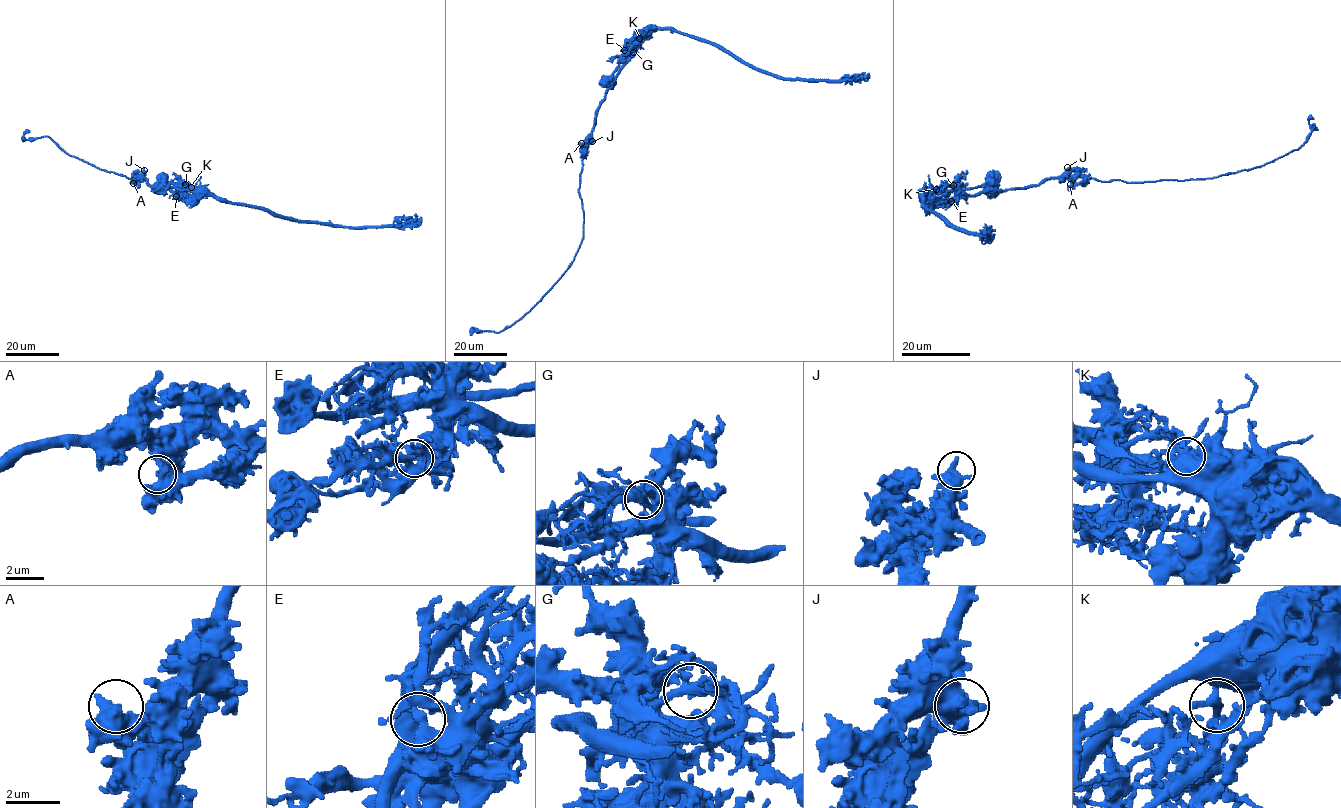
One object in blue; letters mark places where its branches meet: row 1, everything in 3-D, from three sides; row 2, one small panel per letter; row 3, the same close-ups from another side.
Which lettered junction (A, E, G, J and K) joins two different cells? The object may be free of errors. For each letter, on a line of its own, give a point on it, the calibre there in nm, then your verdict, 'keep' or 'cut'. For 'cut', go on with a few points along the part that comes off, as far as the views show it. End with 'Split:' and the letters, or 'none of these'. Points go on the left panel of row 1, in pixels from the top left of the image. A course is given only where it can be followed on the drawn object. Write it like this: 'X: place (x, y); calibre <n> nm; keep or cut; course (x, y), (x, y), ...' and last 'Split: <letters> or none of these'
A: place (133, 183); calibre 550 nm; keep
E: place (176, 196); calibre 420 nm; keep
G: place (185, 184); calibre 320 nm; keep
J: place (144, 170); calibre 600 nm; keep
K: place (191, 187); calibre 320 nm; cut; course (191, 187), (173, 191), (138, 177), (131, 182), (72, 157), (49, 137), (26, 139), (29, 130)
Split: K

